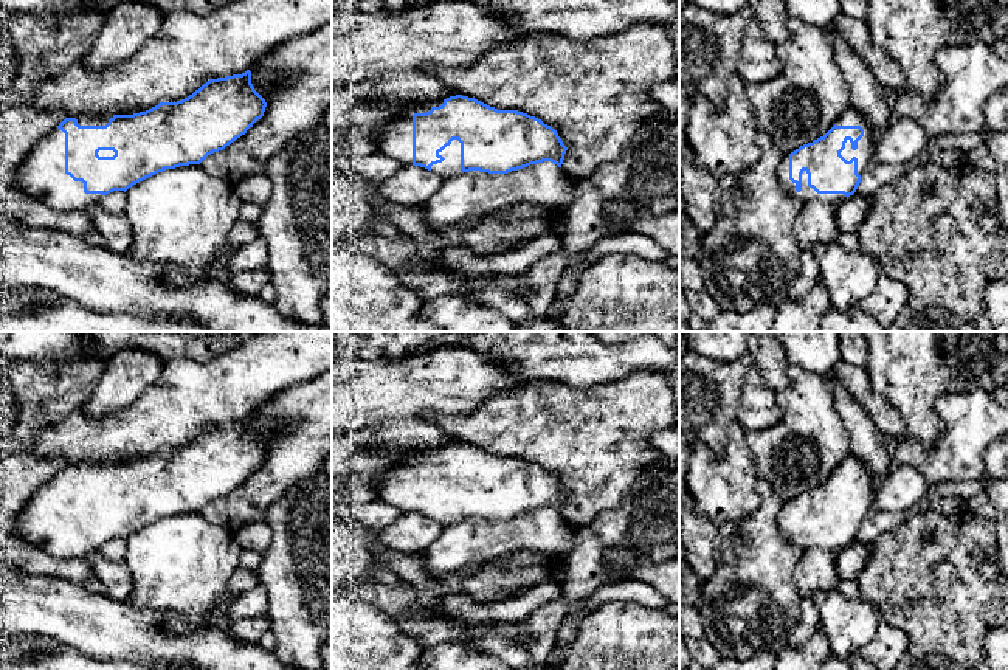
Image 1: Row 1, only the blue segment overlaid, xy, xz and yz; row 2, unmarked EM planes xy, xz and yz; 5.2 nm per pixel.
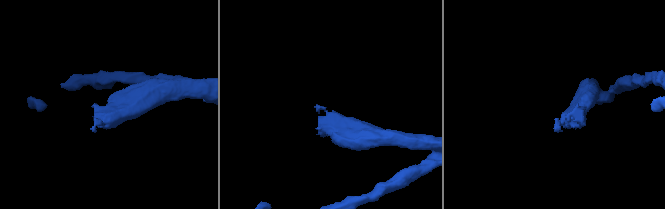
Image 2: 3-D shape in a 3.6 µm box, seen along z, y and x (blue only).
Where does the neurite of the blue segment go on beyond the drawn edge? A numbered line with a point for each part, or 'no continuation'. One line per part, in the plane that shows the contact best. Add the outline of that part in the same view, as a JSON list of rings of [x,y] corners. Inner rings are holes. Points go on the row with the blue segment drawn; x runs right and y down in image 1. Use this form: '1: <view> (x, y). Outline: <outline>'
1: yz (807, 194). Outline: [[[789,154],[783,155],[783,160],[777,169],[777,180],[785,192],[791,194],[802,203],[822,202],[827,205],[839,205],[847,199],[844,194],[817,194],[813,188],[808,186],[806,171],[802,174],[802,191],[797,192],[796,183],[789,180]]]

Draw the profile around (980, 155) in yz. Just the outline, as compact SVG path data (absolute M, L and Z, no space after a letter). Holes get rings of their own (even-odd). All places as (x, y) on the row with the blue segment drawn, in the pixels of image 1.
M986 144L977 146L965 154L965 158L972 166L985 169L988 172L996 172L996 160Z

